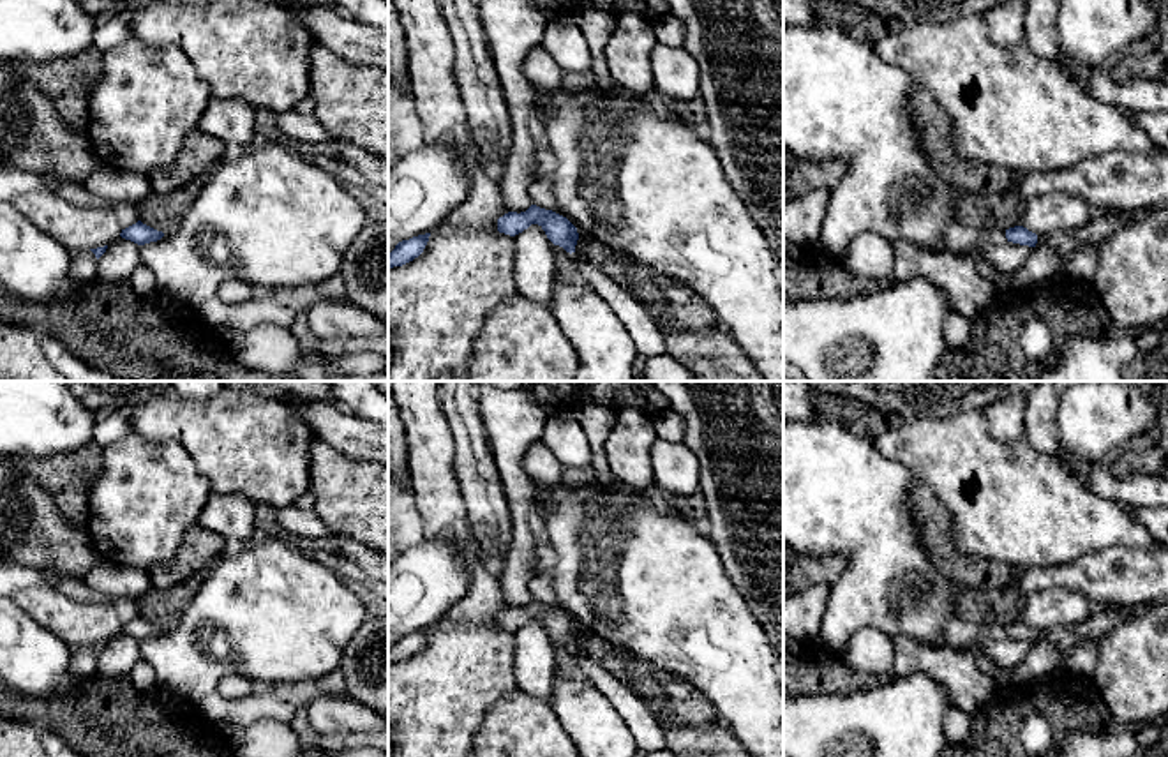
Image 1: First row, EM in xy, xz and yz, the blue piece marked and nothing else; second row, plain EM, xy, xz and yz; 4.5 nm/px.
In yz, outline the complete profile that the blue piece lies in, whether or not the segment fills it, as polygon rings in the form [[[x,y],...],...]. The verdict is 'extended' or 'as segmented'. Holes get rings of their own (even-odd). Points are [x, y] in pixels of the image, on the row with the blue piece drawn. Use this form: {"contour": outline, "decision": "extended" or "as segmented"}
{"contour": [[[1015,226],[1015,228],[1006,229],[1006,238],[1007,242],[1029,245],[1029,247],[1036,247],[1037,244],[1037,235],[1029,231],[1023,226]]], "decision": "as segmented"}

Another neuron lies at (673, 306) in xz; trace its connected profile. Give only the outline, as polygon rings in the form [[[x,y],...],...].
[[[580,229],[577,233],[575,254],[630,291],[662,330],[709,332],[720,325],[716,312],[695,291],[584,235]]]

